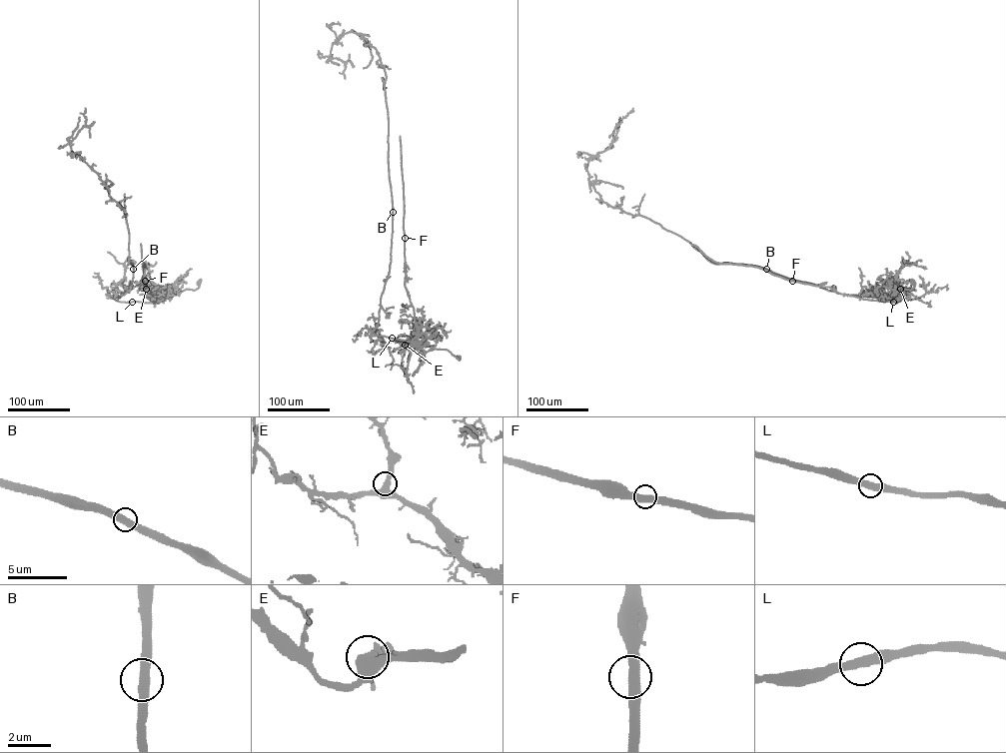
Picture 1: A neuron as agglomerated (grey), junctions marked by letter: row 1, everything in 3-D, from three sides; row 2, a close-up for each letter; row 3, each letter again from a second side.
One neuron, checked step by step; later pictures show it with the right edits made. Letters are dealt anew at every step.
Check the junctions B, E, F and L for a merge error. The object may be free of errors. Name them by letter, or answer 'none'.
none

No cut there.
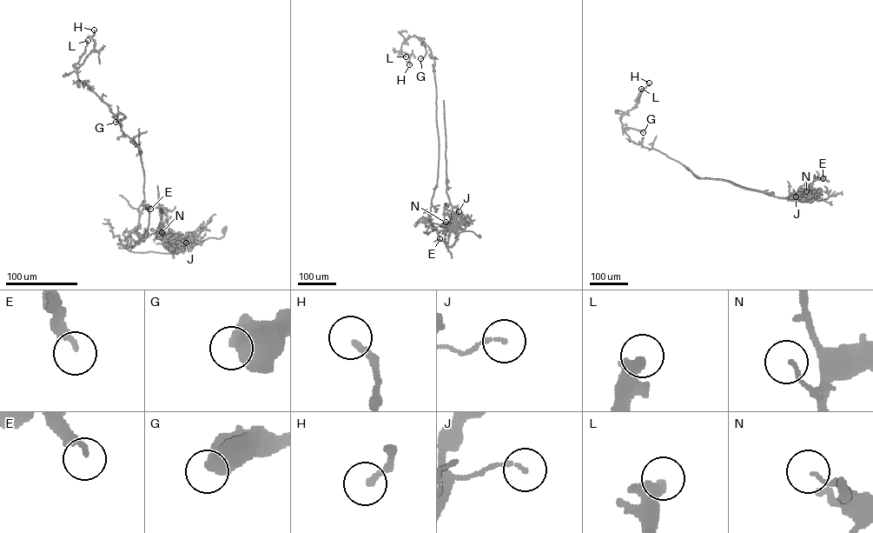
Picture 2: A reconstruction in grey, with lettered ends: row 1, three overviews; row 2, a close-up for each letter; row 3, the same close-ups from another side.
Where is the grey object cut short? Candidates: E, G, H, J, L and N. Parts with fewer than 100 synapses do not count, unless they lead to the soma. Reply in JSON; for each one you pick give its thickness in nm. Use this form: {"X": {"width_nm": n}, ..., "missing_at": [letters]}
{"missing_at": []}

